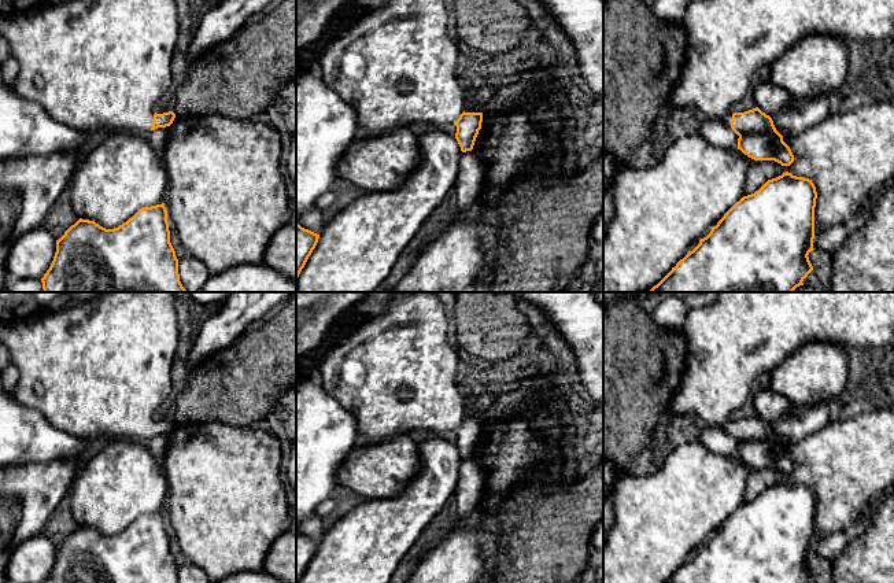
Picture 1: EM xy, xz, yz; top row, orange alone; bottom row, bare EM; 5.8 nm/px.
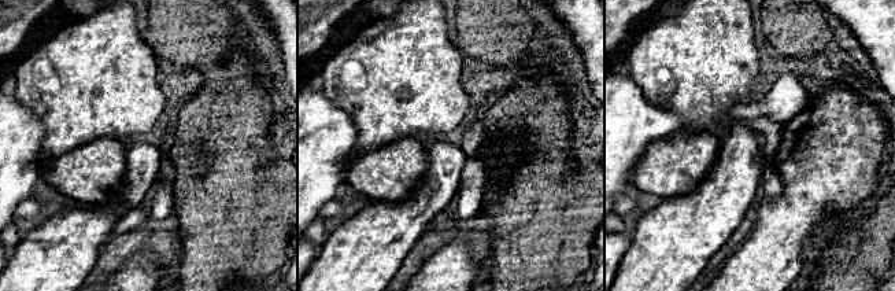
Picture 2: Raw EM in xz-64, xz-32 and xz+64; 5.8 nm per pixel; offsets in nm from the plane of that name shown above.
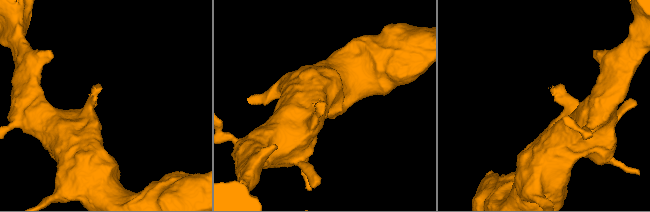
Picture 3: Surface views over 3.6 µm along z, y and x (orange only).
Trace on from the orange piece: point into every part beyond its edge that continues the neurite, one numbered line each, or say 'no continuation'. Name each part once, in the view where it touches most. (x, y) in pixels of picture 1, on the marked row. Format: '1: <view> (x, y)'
no continuation

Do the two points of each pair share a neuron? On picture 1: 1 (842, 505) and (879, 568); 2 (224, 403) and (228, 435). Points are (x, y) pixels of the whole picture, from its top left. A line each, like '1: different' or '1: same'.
1: different
2: different

